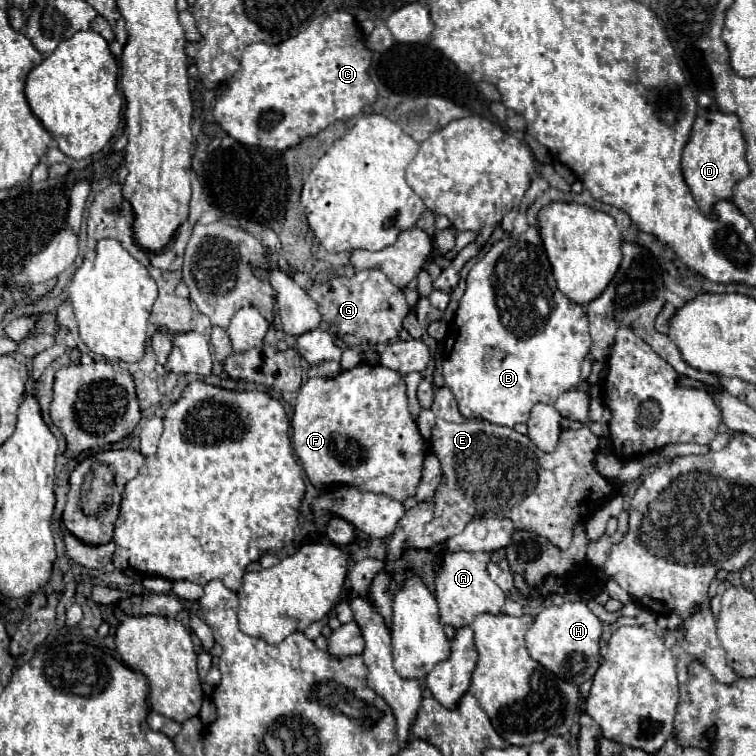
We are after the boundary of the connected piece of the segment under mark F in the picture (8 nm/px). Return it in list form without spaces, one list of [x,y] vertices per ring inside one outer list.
[[[357,365],[331,379],[307,379],[293,407],[291,427],[295,453],[317,489],[333,483],[355,485],[399,503],[417,493],[425,439],[407,409],[405,381],[399,373],[381,365]]]

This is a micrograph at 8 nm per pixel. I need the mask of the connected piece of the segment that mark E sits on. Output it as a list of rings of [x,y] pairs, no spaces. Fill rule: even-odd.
[[[447,387],[437,389],[431,411],[437,415],[437,425],[431,435],[431,449],[439,457],[441,471],[443,471],[443,481],[437,487],[437,495],[431,503],[417,503],[413,509],[409,509],[403,515],[403,519],[399,521],[395,533],[391,535],[391,539],[387,543],[385,561],[363,559],[349,571],[345,591],[355,591],[359,595],[367,595],[371,581],[375,579],[375,575],[385,571],[387,563],[397,561],[405,551],[433,549],[439,543],[447,543],[451,537],[459,535],[467,527],[469,521],[481,519],[481,517],[491,517],[491,519],[507,517],[515,523],[517,529],[543,535],[555,547],[565,551],[571,545],[575,525],[579,521],[588,519],[592,512],[599,507],[599,499],[612,498],[615,495],[615,487],[603,475],[599,475],[595,469],[599,437],[595,437],[589,431],[589,427],[581,427],[577,431],[565,429],[559,437],[557,449],[553,453],[545,453],[527,435],[521,435],[511,427],[491,425],[481,419],[465,419],[457,409],[451,389],[447,389]]]

